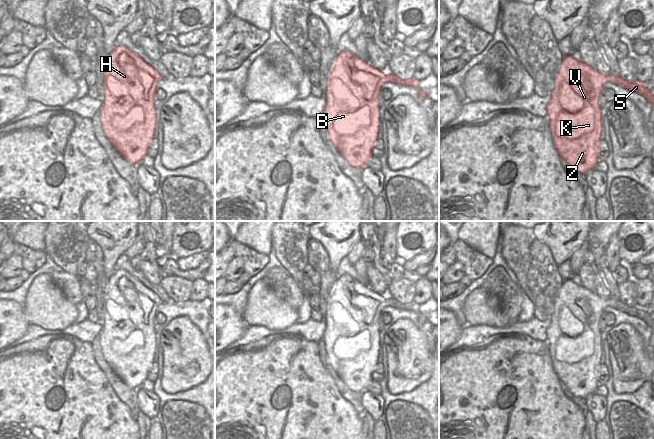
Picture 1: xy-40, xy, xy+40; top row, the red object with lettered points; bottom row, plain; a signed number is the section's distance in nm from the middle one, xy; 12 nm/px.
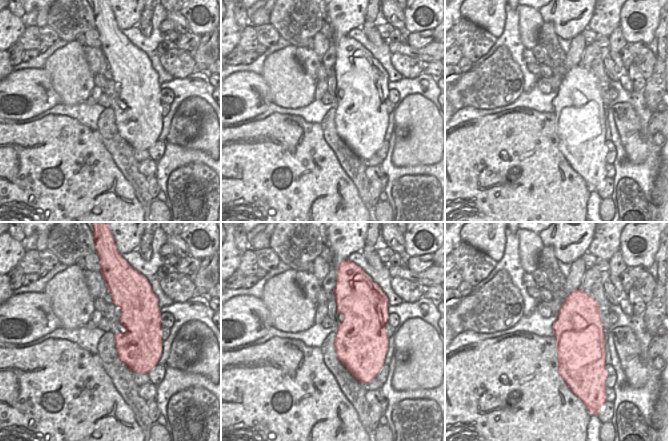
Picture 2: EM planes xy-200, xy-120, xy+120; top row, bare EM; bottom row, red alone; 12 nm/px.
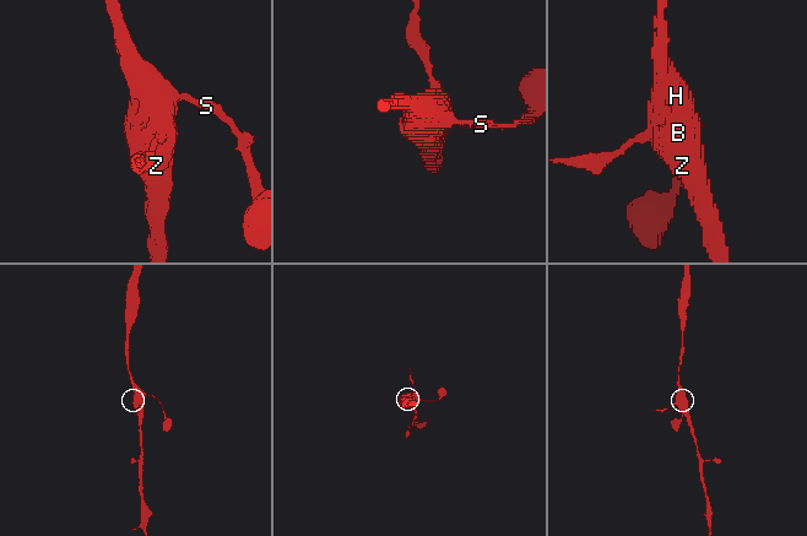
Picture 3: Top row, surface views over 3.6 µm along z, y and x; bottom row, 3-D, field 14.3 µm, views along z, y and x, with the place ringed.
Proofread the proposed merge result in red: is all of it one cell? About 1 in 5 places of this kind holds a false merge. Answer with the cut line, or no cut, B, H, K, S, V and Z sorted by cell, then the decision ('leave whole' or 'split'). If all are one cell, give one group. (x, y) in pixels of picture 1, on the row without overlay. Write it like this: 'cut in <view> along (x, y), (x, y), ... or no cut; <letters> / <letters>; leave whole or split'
no cut; B H K S V Z; leave whole

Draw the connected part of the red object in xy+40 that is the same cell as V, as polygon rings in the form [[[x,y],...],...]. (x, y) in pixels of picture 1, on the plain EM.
[[[573,280],[563,281],[560,292],[555,300],[551,322],[546,330],[546,341],[550,350],[552,365],[560,380],[560,384],[564,384],[575,397],[586,398],[589,394],[595,393],[596,387],[599,384],[600,358],[602,356],[599,319],[603,309],[608,306],[613,306],[631,316],[641,318],[654,330],[654,319],[647,313],[647,308],[643,305],[636,303],[635,305],[628,306],[621,300],[616,300],[613,297],[603,298]]]

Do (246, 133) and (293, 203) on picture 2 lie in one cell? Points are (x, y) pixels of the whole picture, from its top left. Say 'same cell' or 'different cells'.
same cell

